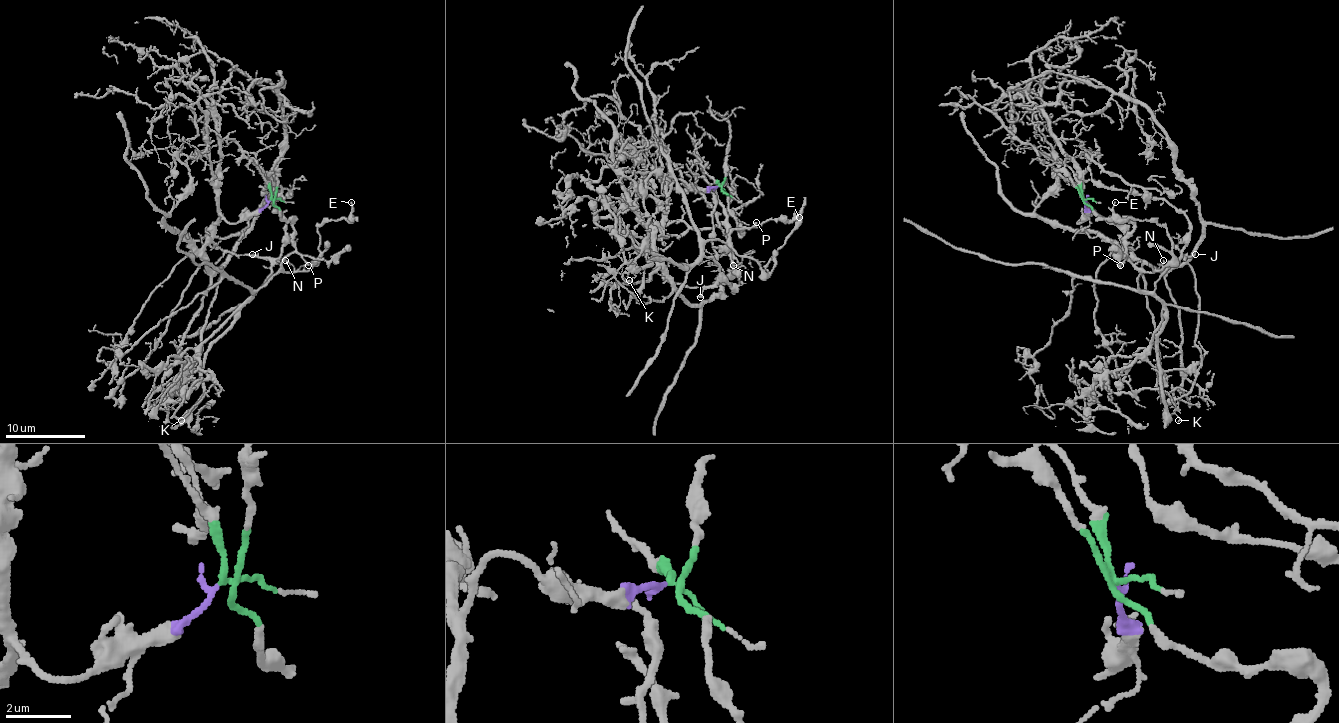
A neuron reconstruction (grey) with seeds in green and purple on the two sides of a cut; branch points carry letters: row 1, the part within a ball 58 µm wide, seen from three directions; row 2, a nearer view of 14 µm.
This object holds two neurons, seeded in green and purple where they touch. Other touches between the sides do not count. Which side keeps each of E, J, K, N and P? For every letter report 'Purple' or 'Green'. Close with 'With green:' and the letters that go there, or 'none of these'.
E: Green
J: Green
K: Green
N: Green
P: Green
With green: E, J, K, N, P

